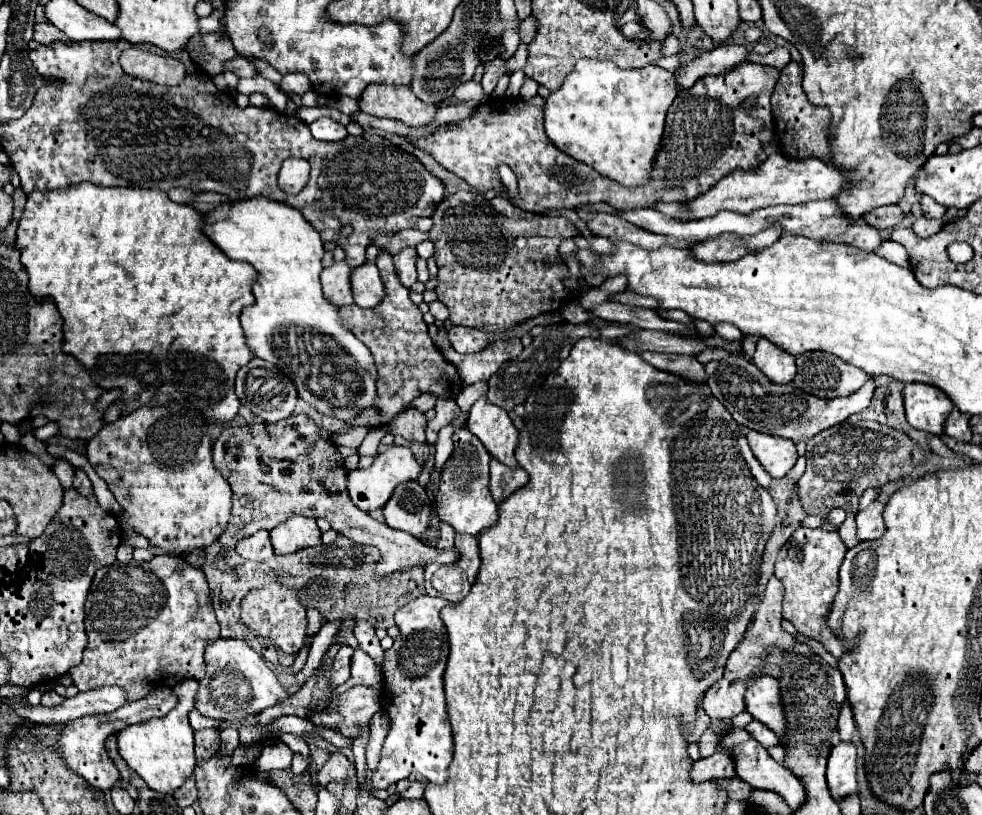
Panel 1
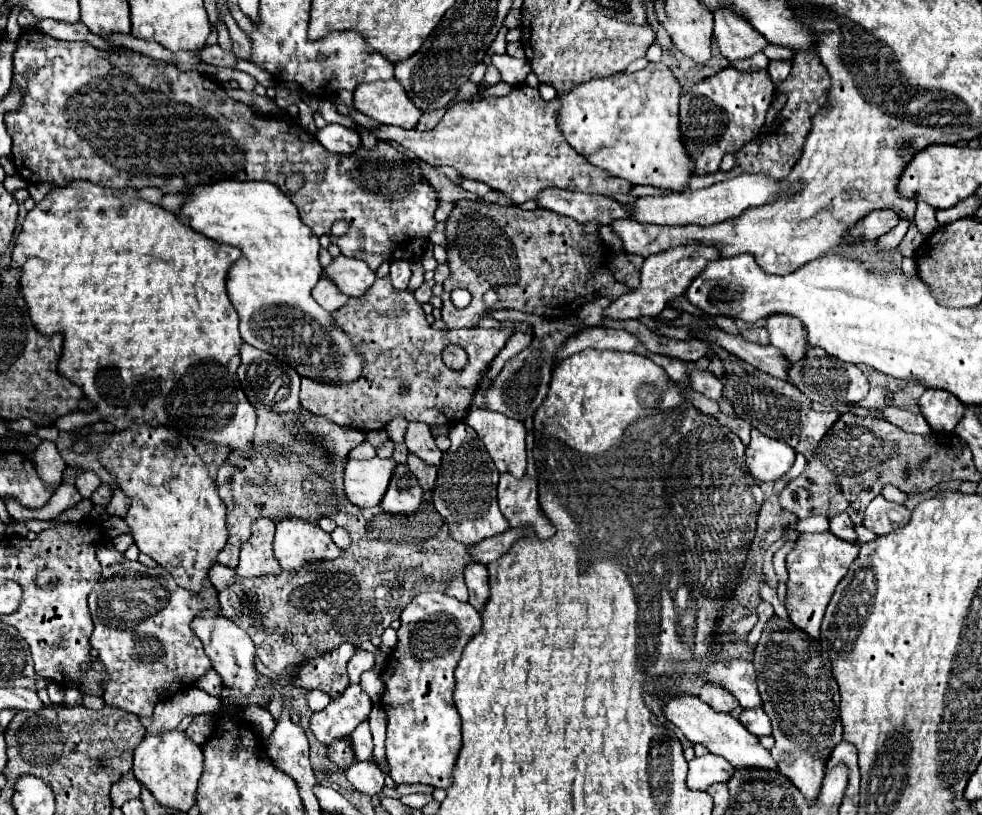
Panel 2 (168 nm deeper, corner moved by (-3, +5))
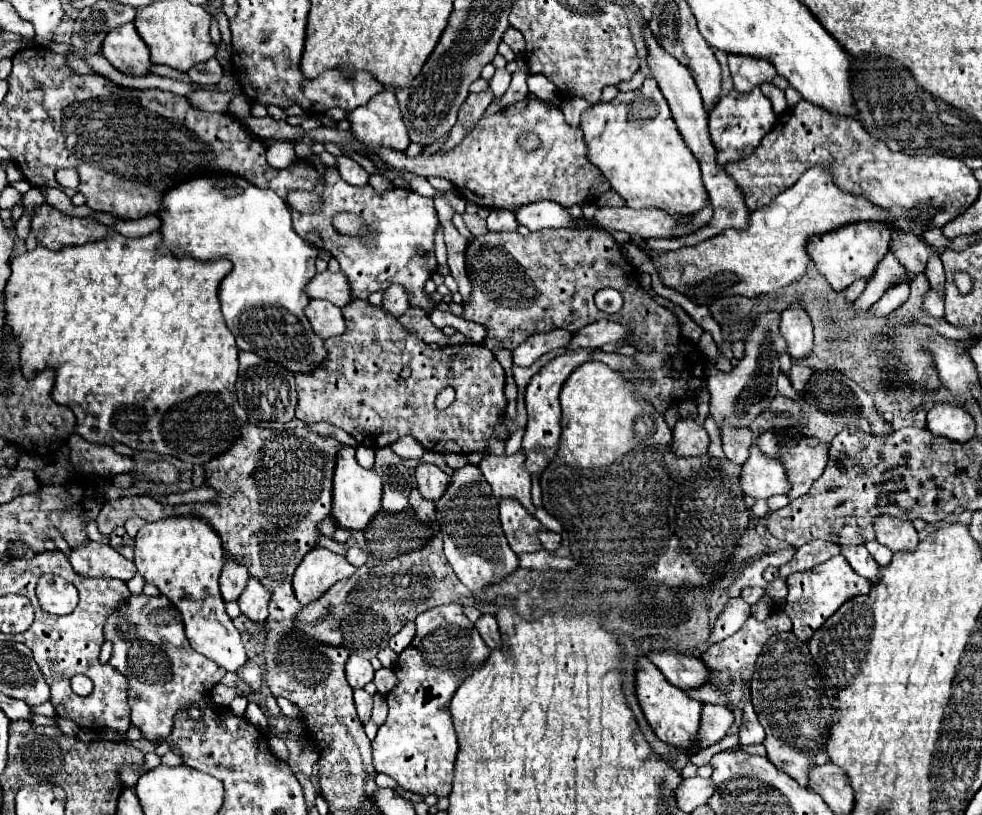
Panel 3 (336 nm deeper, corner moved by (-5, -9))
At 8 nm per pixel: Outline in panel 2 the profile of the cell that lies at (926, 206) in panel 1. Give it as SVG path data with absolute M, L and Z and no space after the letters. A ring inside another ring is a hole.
M917 202L917 212L915 212L915 224L919 228L919 232L927 238L931 236L931 232L935 232L939 228L937 220L935 220L935 208L931 208L925 202Z

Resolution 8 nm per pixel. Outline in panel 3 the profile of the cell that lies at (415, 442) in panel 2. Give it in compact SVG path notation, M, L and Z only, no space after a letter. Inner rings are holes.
M417 464L415 478L417 478L419 492L429 500L441 498L449 482L449 474L445 474L437 464Z

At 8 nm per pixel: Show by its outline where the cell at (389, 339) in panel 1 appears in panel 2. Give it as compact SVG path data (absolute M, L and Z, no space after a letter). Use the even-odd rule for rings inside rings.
M389 278L375 280L367 296L351 298L343 308L333 312L333 318L339 328L351 336L355 348L359 348L365 364L363 376L343 388L301 378L299 400L309 412L361 432L385 430L395 416L403 416L409 422L423 422L427 426L459 424L465 420L463 414L469 412L471 396L483 374L513 334L511 322L507 322L507 328L498 329L433 330L415 296L409 290L397 292ZM447 344L460 346L466 351L468 362L463 370L455 372L443 364L441 352Z

